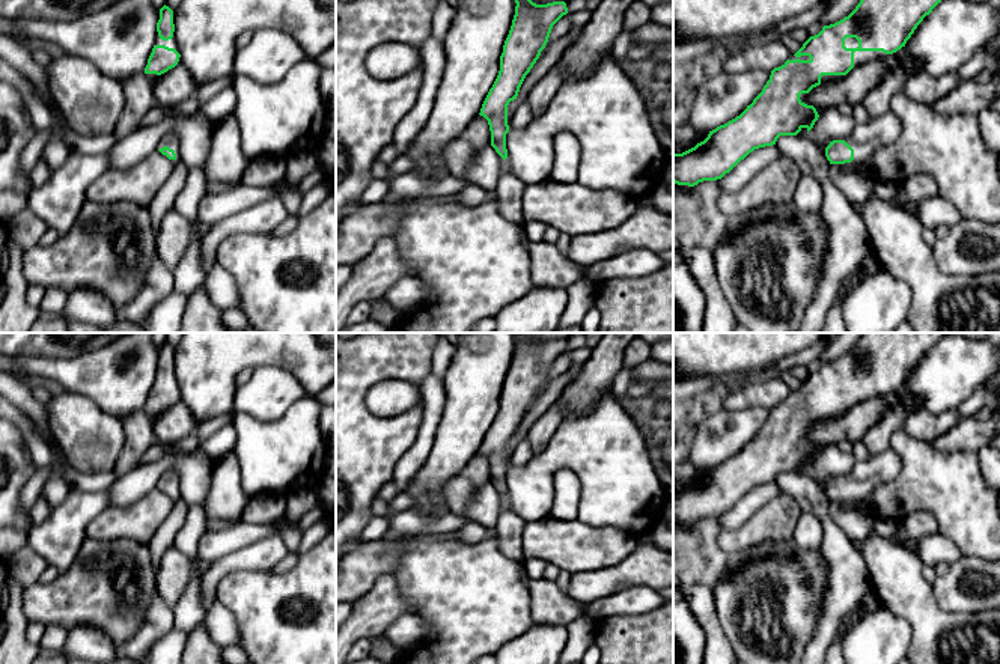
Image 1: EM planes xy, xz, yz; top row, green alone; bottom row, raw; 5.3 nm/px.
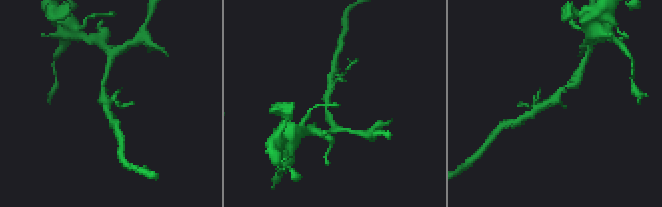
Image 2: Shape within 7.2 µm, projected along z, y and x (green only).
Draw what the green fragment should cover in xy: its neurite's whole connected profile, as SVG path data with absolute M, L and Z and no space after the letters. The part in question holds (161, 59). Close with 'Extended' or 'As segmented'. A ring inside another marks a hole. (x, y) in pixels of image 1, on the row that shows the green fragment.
M164 5L160 9L155 44L148 59L145 74L154 84L161 74L167 72L176 65L181 65L181 54L175 36L173 11Z. Extended

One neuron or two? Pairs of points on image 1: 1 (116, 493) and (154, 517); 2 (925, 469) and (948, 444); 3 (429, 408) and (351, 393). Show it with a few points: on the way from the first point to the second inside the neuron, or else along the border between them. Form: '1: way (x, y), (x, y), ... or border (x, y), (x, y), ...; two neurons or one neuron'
1: border (157, 487), (131, 503), (110, 506); two neurons
2: border (931, 443), (948, 452), (975, 452); two neurons
3: border (422, 399), (422, 423), (414, 441); two neurons

